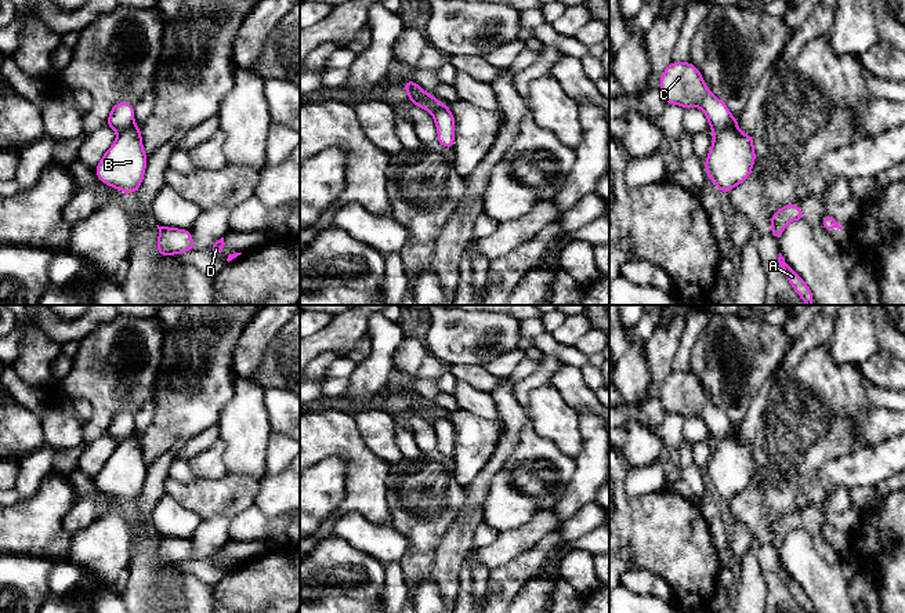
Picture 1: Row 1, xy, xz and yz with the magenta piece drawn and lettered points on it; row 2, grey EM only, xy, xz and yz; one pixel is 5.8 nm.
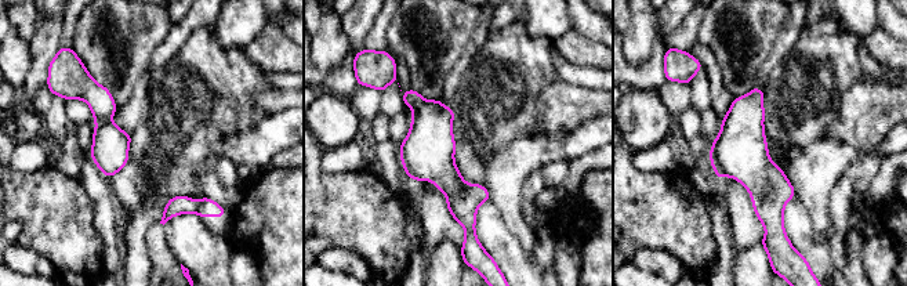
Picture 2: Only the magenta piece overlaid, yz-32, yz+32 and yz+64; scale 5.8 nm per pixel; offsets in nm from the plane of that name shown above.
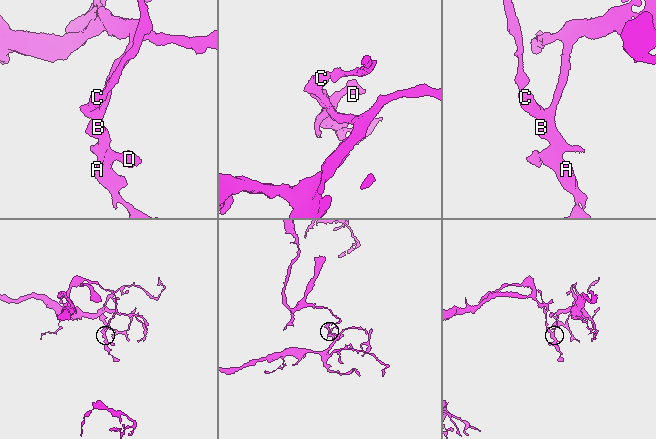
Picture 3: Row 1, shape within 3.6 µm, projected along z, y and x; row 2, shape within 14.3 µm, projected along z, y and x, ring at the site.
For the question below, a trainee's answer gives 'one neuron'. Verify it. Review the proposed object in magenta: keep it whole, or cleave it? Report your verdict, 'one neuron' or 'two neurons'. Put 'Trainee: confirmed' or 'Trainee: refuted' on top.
Trainee: refuted
two neurons

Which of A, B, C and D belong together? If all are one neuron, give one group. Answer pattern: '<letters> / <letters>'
A B D / C

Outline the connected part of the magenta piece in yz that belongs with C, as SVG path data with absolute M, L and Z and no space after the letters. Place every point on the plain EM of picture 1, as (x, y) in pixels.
M671 371L660 385L659 396L665 411L684 418L699 416L716 443L732 428L727 414L706 396L701 381L691 371Z

